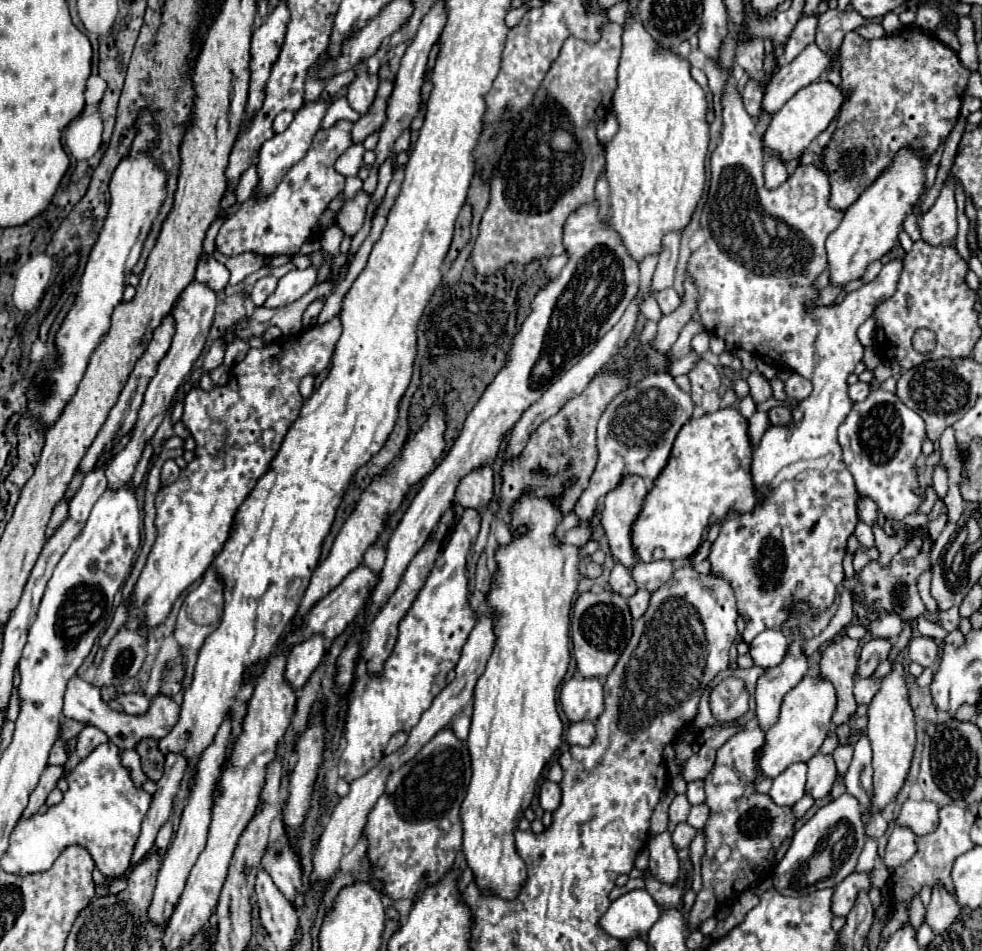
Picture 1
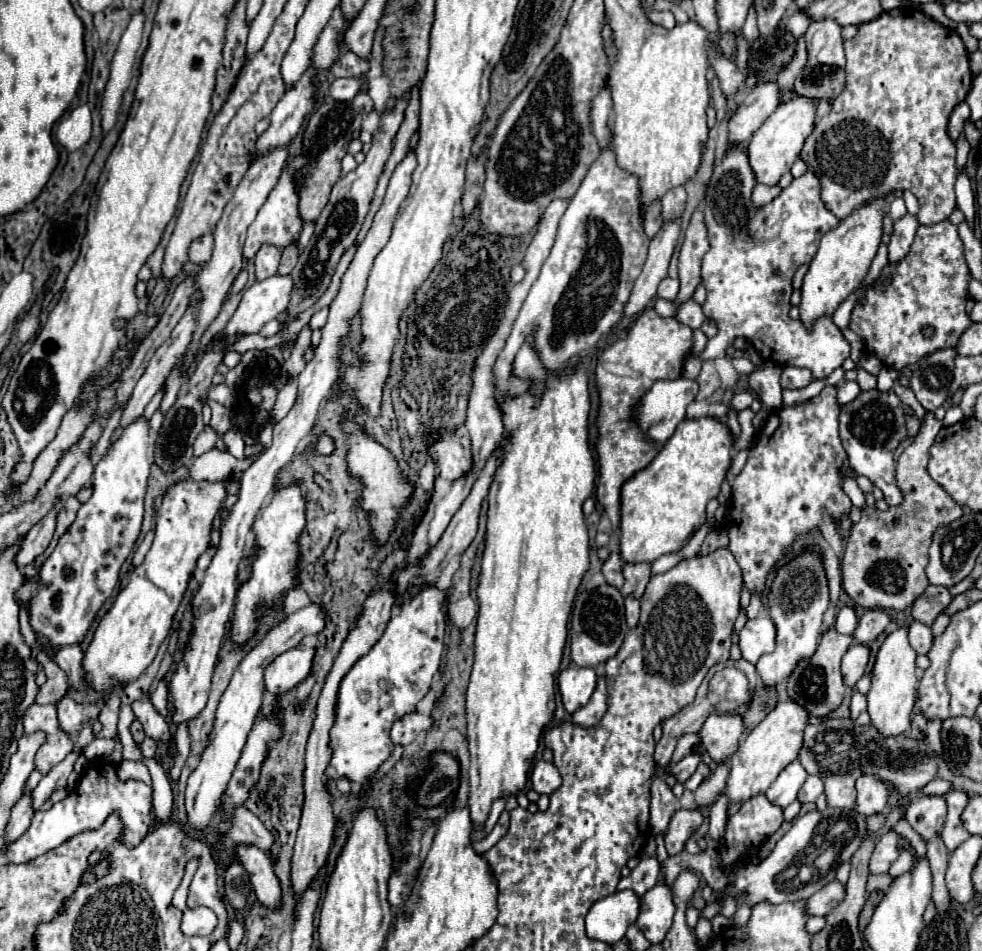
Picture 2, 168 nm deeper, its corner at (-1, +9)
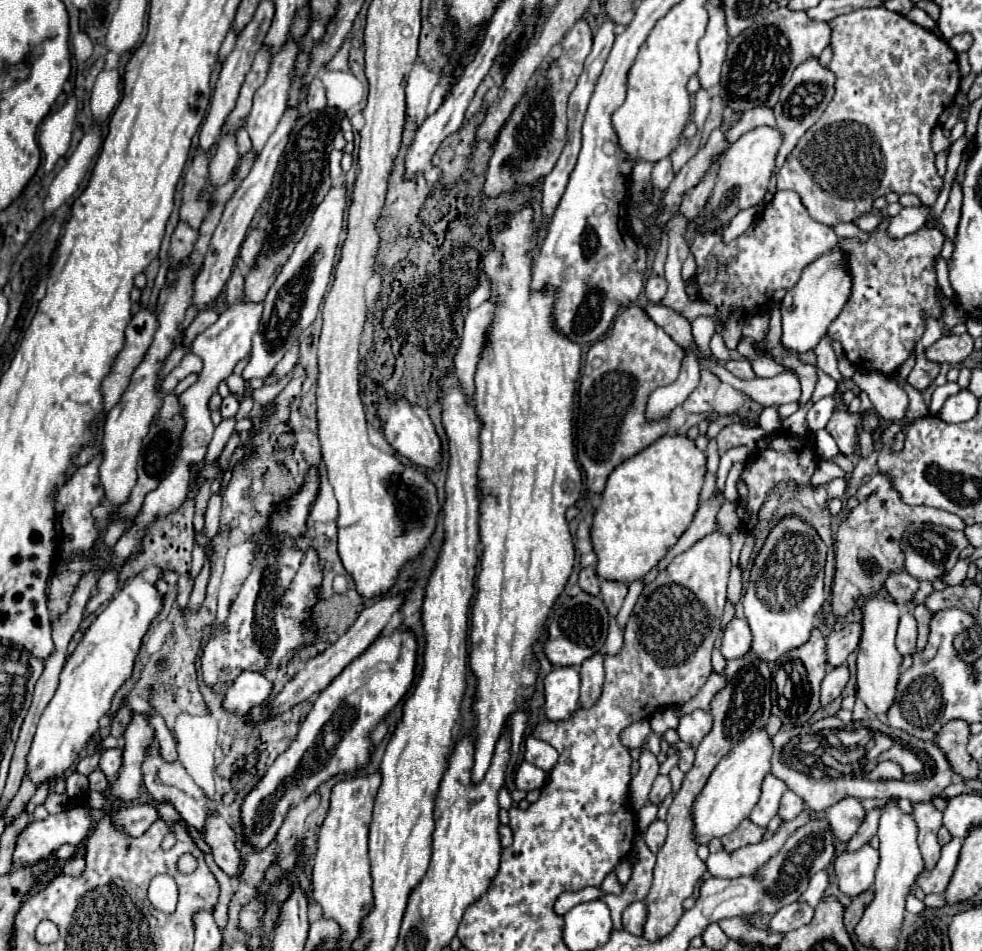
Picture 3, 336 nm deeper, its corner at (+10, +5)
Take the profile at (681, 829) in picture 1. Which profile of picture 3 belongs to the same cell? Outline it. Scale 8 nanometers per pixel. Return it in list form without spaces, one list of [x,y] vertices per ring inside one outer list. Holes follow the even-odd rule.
[[[655,820],[645,832],[645,844],[649,846],[651,852],[659,852],[665,838],[667,838],[667,824],[663,820]]]

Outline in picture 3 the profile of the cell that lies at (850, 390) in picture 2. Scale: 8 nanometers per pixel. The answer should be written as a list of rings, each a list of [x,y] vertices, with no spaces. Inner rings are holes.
[[[831,394],[831,396],[825,396],[825,398],[821,398],[821,400],[817,400],[815,404],[809,406],[807,424],[813,432],[827,426],[831,414],[835,412],[835,404],[837,404],[837,394]]]

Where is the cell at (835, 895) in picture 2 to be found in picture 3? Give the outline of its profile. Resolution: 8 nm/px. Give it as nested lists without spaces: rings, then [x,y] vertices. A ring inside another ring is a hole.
[[[793,902],[789,906],[783,906],[769,922],[769,928],[771,932],[781,932],[781,934],[787,934],[799,926],[805,926],[813,920],[813,914],[815,910],[807,904],[807,902]]]

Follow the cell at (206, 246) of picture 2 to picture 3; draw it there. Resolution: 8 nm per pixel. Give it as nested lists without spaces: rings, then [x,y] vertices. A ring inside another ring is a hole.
[[[179,222],[179,226],[175,228],[175,232],[171,236],[171,256],[175,260],[187,258],[193,250],[195,242],[197,242],[197,230],[189,228],[185,222]]]

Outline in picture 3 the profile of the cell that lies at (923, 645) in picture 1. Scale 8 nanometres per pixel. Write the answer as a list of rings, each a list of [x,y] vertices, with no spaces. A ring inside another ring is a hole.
[[[905,610],[899,620],[899,630],[897,630],[897,650],[907,656],[915,654],[915,640],[917,640],[917,622],[915,616]]]

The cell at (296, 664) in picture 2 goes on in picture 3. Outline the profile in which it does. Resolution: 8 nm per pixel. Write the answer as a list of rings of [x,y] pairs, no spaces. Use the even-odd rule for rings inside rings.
[[[245,670],[225,690],[223,708],[229,712],[235,712],[235,714],[245,714],[253,706],[259,706],[265,700],[269,700],[271,690],[273,690],[273,684],[267,680],[267,676],[263,672]]]

